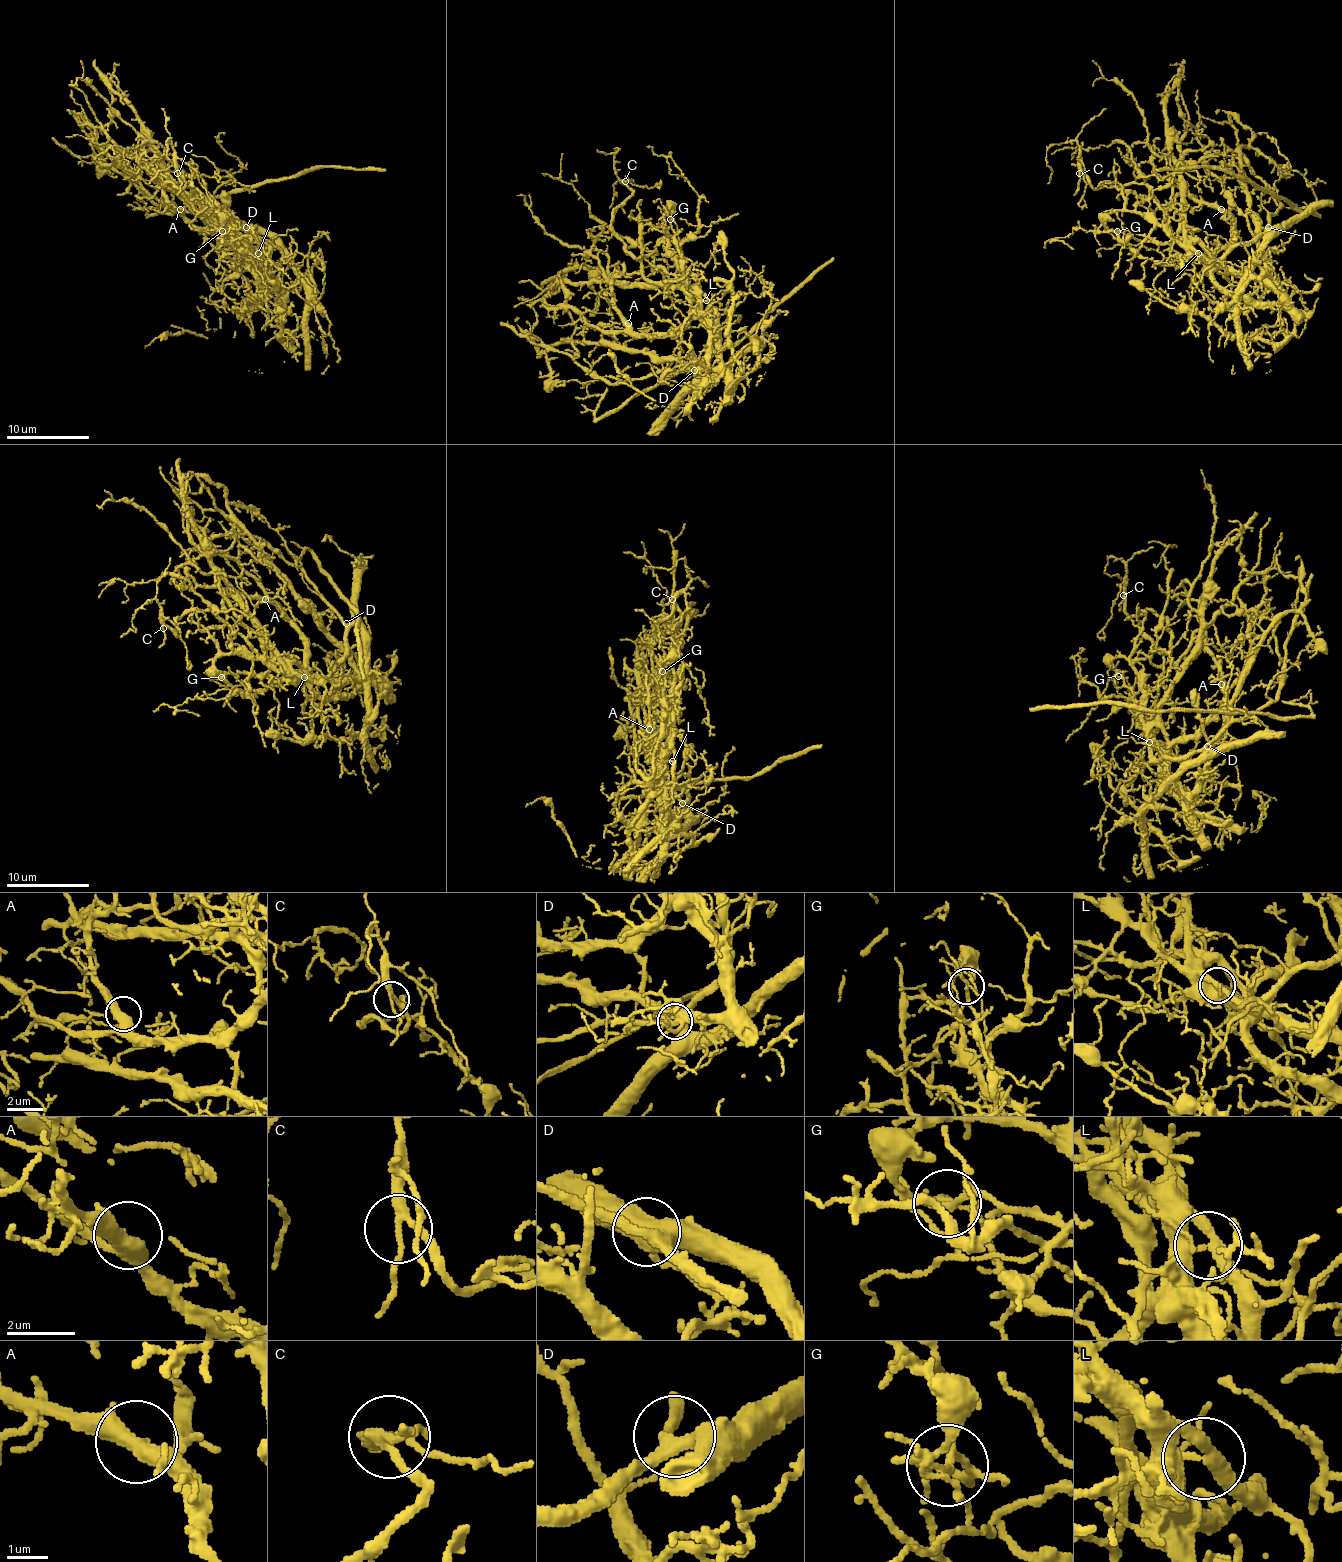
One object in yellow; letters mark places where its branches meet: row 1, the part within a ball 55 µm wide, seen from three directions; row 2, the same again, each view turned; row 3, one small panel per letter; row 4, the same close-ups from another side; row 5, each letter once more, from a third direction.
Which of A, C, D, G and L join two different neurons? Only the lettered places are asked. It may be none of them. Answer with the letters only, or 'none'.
G, L

